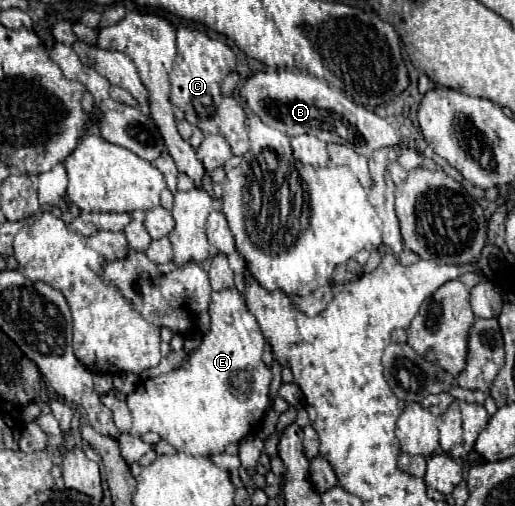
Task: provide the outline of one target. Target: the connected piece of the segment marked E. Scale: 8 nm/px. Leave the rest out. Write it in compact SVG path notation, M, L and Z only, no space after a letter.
M237 288L211 294L211 326L201 346L179 368L149 378L125 402L133 416L133 436L157 432L165 442L189 456L221 454L227 444L243 440L271 406L271 370L263 364L265 336L247 310Z

